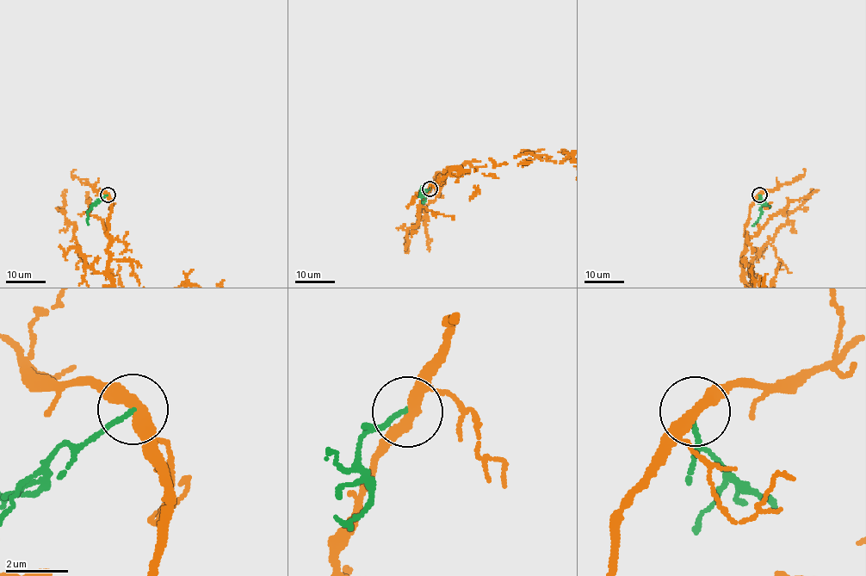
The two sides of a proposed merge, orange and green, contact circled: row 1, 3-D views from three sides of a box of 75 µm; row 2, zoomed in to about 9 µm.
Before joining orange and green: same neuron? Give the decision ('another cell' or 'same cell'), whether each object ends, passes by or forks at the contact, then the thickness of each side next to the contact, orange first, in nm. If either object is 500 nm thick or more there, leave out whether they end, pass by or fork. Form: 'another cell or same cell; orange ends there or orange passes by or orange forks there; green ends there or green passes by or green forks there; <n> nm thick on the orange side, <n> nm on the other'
another cell; orange passes by; green ends there; 400 nm thick on the orange side, 130 nm on the other

